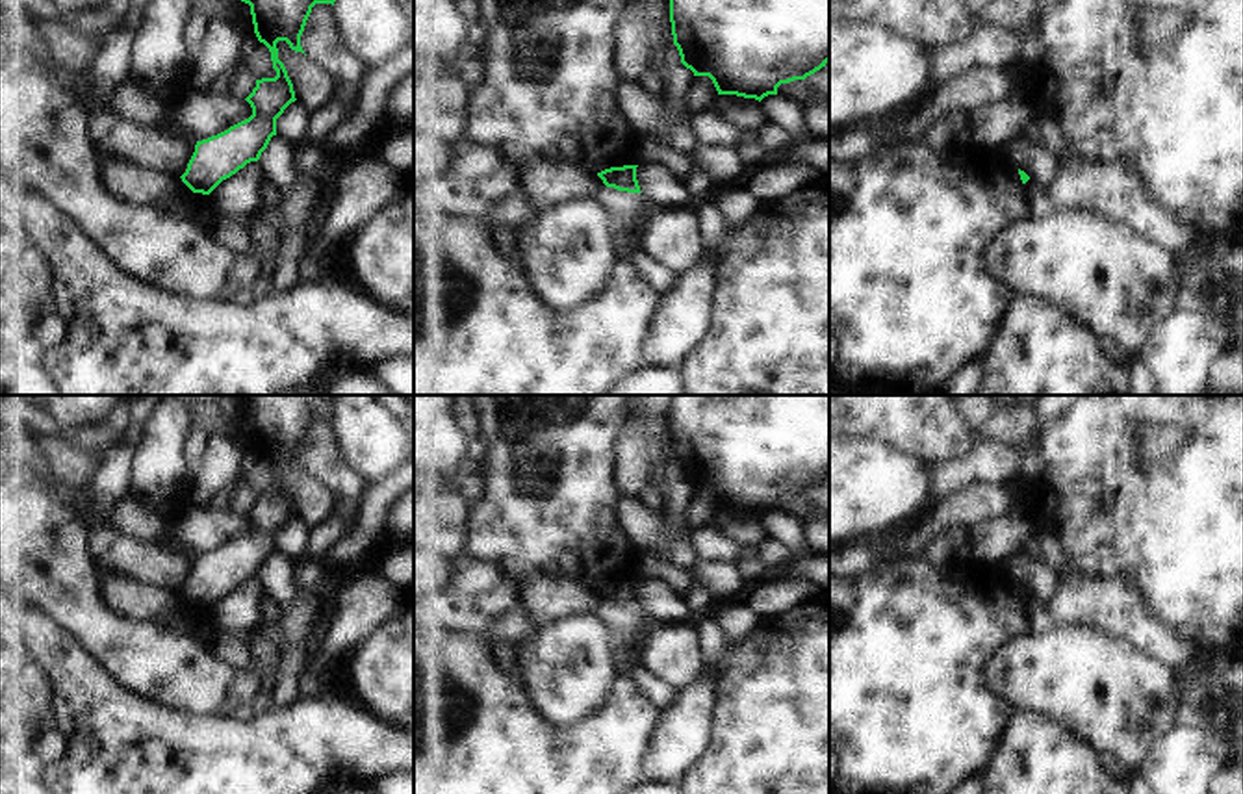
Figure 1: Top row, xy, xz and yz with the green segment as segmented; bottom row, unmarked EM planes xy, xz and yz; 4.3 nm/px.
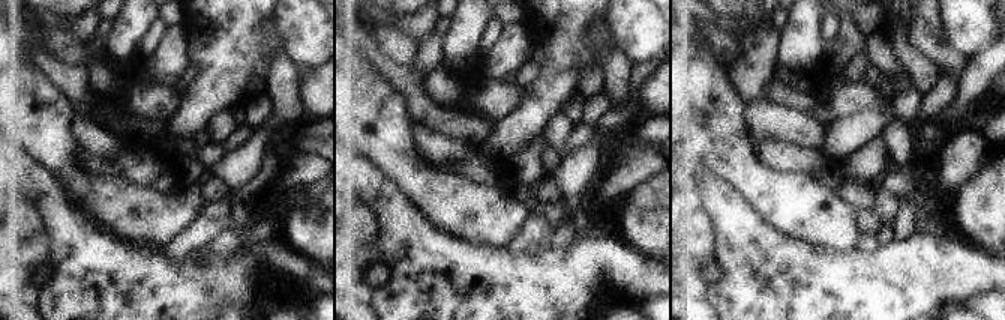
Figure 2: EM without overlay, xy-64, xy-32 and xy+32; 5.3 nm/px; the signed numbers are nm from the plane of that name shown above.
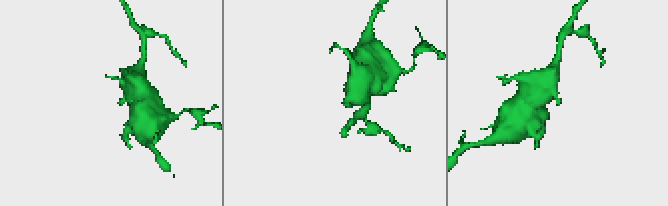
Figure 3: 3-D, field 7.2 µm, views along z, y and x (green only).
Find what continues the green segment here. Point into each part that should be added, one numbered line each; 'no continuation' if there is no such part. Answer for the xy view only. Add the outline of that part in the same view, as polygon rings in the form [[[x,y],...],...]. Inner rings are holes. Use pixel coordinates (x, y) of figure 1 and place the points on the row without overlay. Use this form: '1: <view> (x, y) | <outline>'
no continuation

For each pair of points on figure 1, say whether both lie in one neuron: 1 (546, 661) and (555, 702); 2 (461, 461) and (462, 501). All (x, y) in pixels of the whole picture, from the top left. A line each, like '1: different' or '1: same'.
1: same
2: different

